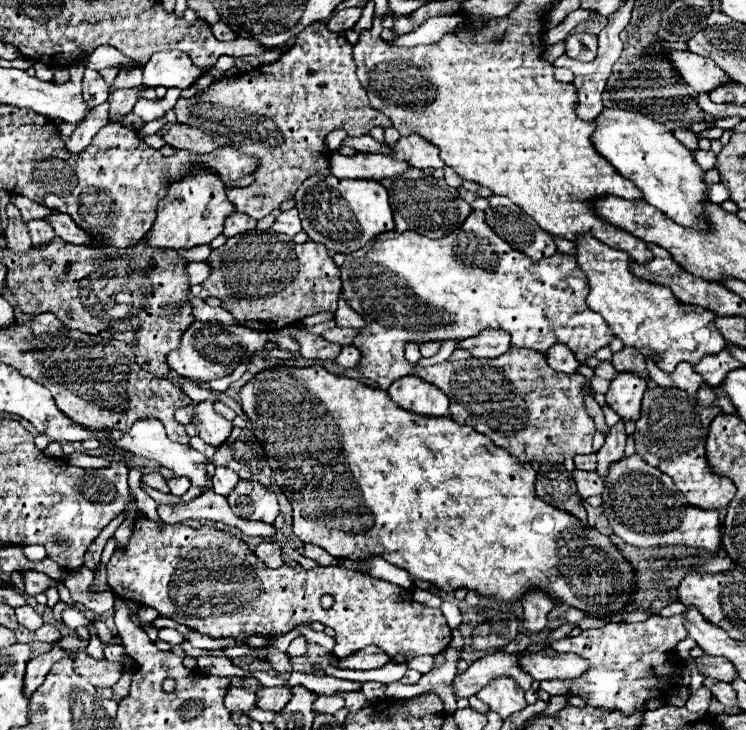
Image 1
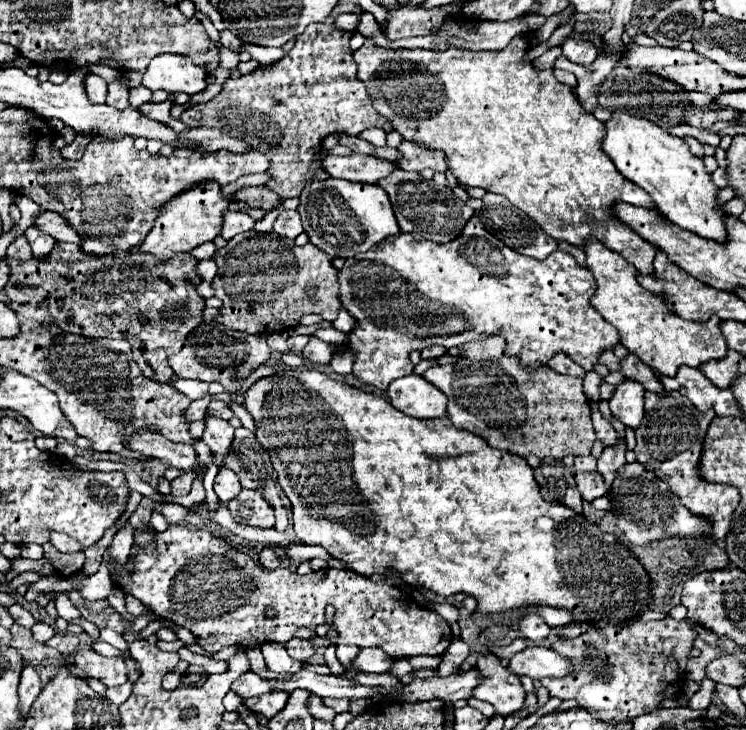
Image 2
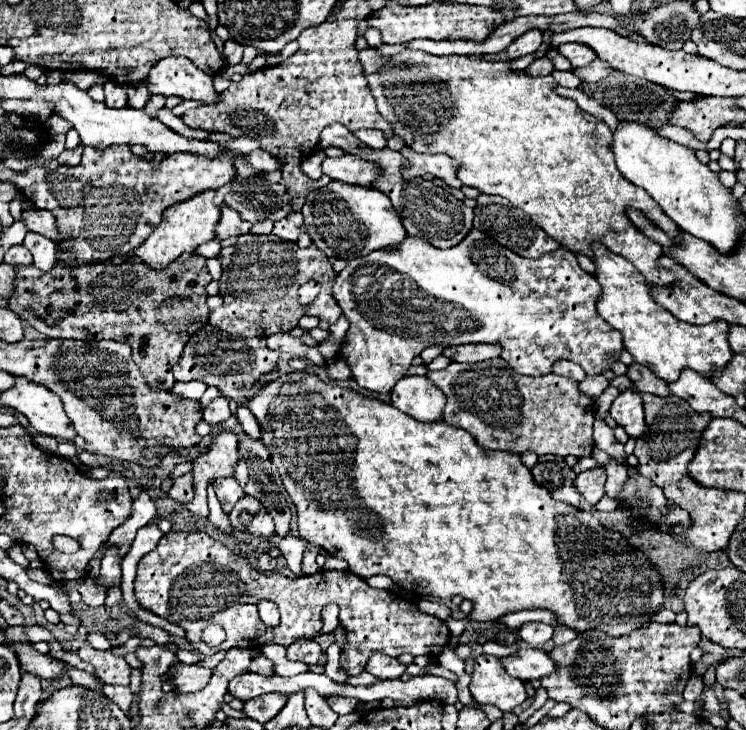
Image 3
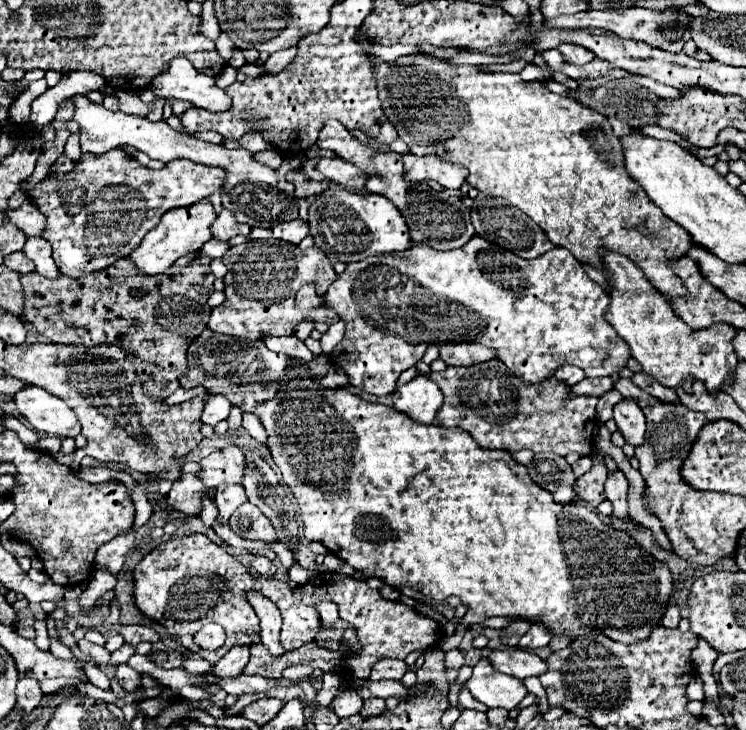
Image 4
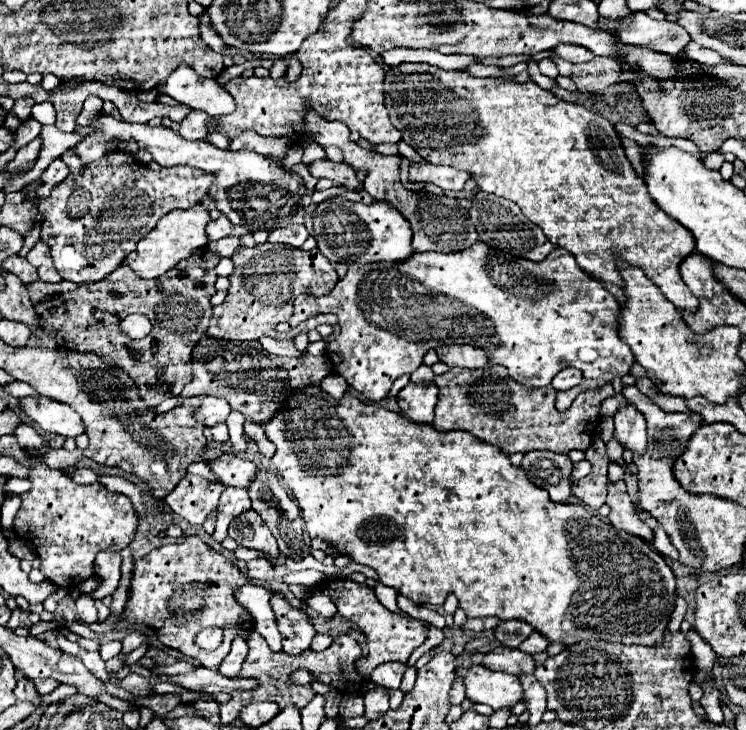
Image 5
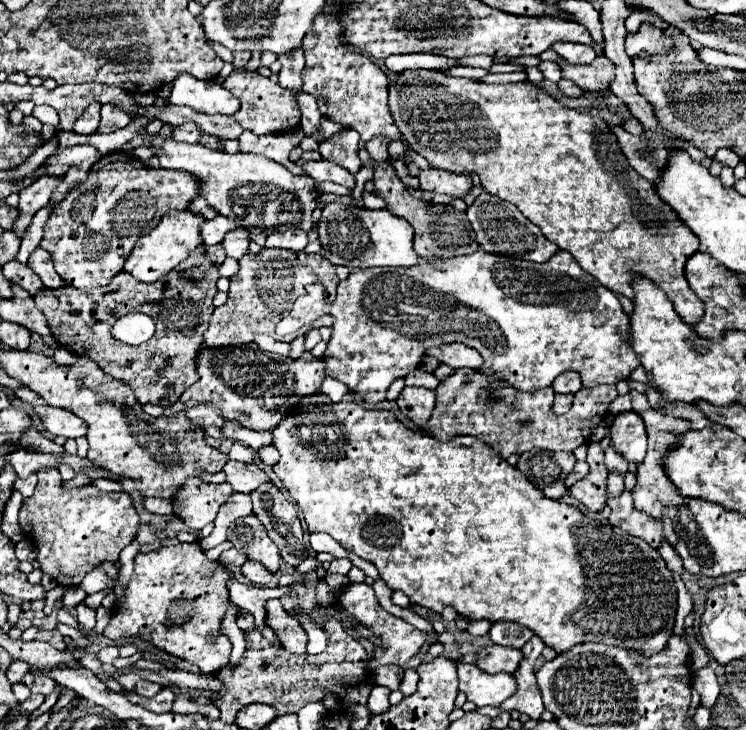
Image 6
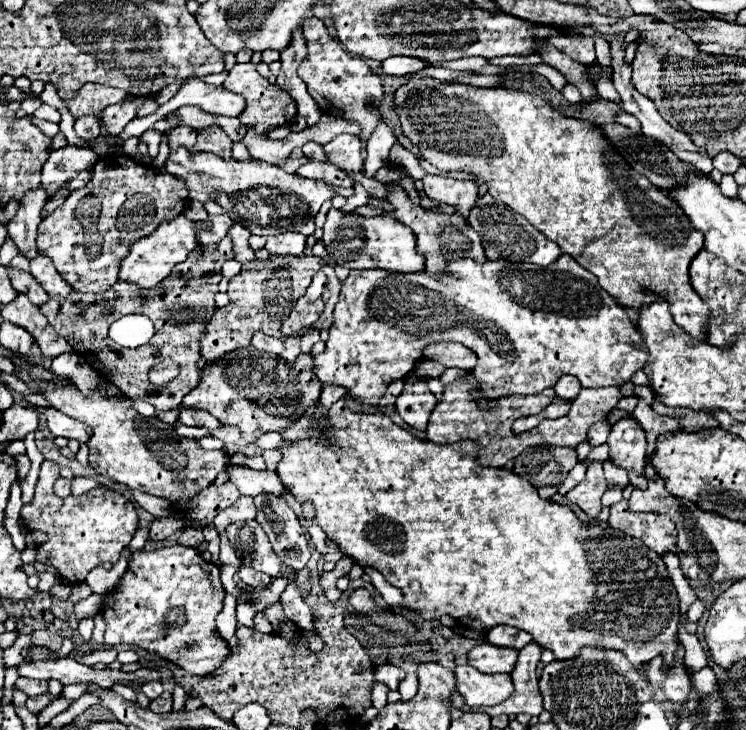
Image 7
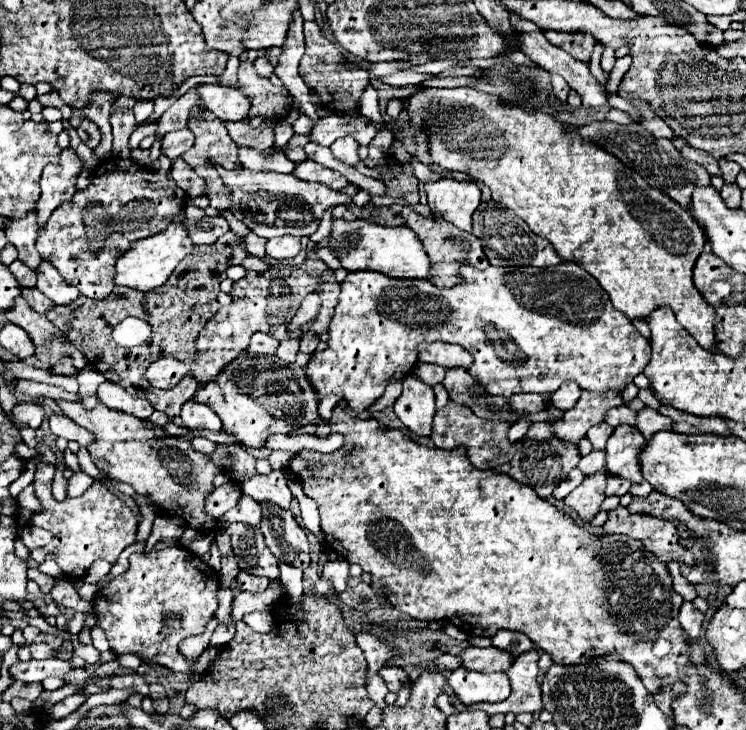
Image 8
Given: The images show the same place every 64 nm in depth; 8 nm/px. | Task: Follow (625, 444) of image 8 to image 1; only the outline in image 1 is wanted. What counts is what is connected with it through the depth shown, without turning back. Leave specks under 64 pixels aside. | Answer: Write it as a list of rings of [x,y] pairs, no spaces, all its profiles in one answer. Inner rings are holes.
[[[622,372],[612,380],[610,390],[606,394],[606,402],[622,420],[636,422],[640,418],[640,406],[646,388],[648,386],[640,376]]]

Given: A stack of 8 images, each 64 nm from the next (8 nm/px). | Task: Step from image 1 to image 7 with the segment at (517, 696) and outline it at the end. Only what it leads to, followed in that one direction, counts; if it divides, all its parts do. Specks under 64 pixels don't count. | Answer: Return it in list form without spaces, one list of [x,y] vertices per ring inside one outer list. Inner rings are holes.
[[[464,664],[454,668],[456,690],[468,706],[494,706],[512,694],[510,674],[482,674]]]

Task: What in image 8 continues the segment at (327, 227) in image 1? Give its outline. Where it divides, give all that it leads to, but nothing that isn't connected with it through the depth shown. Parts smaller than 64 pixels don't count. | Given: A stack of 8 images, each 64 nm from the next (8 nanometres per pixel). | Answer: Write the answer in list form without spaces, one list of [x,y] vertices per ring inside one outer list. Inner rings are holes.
[[[332,220],[332,242],[330,250],[336,258],[340,258],[342,266],[350,272],[354,270],[372,270],[382,272],[392,278],[410,278],[410,280],[430,280],[430,260],[424,252],[418,236],[406,226],[386,228],[366,220]]]

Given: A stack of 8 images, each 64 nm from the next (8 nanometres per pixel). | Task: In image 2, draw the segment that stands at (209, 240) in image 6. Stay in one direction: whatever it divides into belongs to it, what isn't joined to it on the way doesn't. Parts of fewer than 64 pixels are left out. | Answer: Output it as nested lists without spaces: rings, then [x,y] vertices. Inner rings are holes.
[[[228,210],[224,216],[220,236],[228,241],[230,238],[234,238],[236,234],[248,232],[248,230],[252,230],[252,228],[254,228],[254,220],[252,220],[248,214]]]

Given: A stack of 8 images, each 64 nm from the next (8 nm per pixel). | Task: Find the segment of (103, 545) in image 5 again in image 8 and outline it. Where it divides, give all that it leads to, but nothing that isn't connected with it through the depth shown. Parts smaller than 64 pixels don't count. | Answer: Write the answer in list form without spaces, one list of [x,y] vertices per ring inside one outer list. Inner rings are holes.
[[[38,464],[36,478],[32,482],[32,486],[36,490],[36,498],[44,506],[42,512],[34,514],[32,526],[40,526],[40,528],[48,530],[50,534],[54,534],[54,540],[48,546],[38,548],[40,554],[42,552],[44,554],[32,556],[32,558],[38,562],[44,562],[48,554],[54,554],[54,560],[64,570],[64,574],[72,580],[80,580],[86,574],[86,570],[90,568],[90,564],[98,558],[104,558],[110,564],[114,564],[118,560],[120,552],[126,546],[136,542],[138,522],[136,522],[134,512],[98,480],[80,497],[66,498],[64,502],[54,500],[54,496],[52,496],[54,472],[56,472],[54,466]]]

